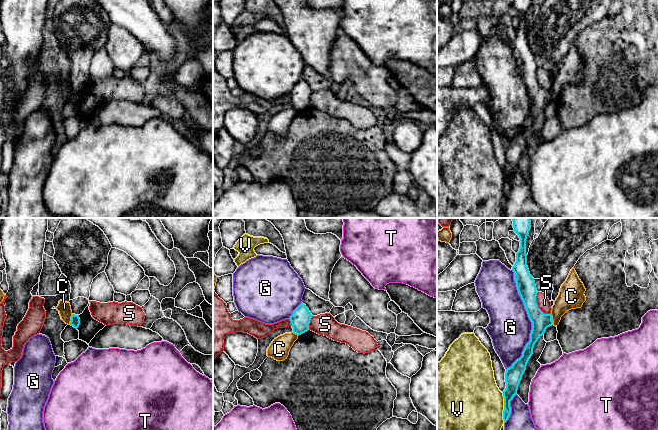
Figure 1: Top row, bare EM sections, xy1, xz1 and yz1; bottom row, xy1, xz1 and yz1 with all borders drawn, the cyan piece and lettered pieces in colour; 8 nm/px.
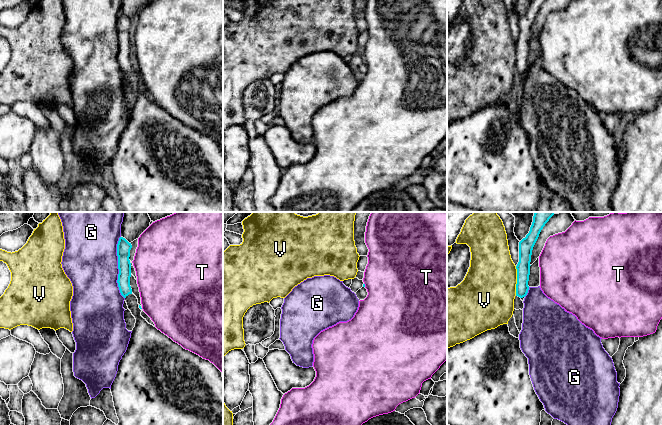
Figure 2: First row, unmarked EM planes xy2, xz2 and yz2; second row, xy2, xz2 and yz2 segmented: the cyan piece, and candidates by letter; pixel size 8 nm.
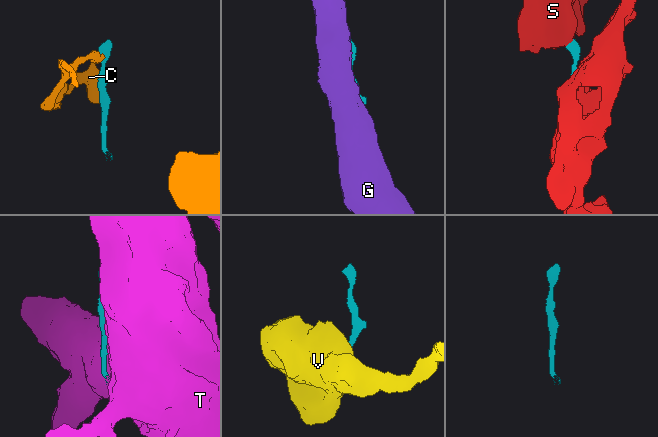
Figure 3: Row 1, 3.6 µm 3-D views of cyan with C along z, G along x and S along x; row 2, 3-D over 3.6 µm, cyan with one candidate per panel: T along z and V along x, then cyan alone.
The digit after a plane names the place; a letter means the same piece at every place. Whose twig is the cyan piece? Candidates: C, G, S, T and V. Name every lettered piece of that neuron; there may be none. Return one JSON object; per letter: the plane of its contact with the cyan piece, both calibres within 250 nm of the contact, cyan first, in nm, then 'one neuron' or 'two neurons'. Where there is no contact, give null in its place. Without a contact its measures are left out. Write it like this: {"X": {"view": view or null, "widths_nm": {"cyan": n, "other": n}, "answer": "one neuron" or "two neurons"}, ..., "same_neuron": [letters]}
{"C": {"view": "xy1", "widths_nm": {"cyan": 80, "other": 110}, "answer": "two neurons"}, "G": {"view": "yz1", "widths_nm": {"cyan": 150, "other": 340}, "answer": "two neurons"}, "S": {"view": "yz1", "widths_nm": {"cyan": 150, "other": 100}, "answer": "two neurons"}, "T": {"view": "xz2", "widths_nm": {"cyan": 20, "other": 480}, "answer": "two neurons"}, "V": {"view": "yz1", "widths_nm": {"cyan": 130, "other": 440}, "answer": "two neurons"}, "same_neuron": []}

